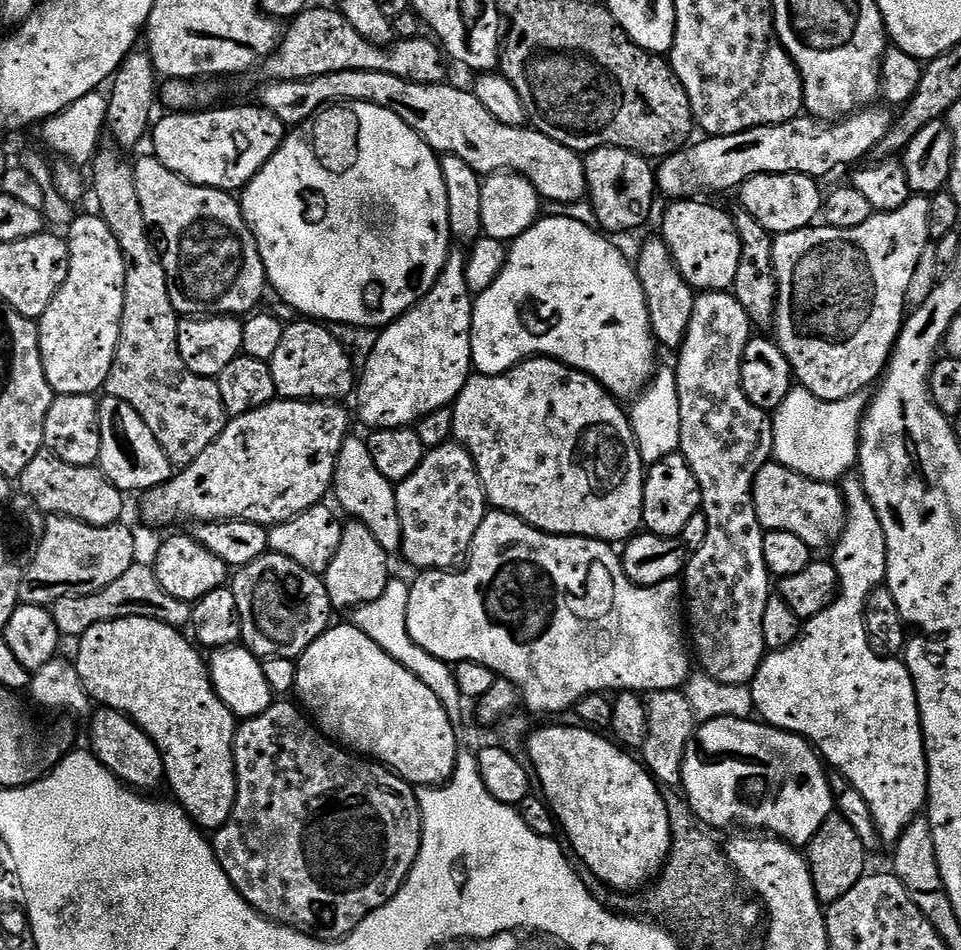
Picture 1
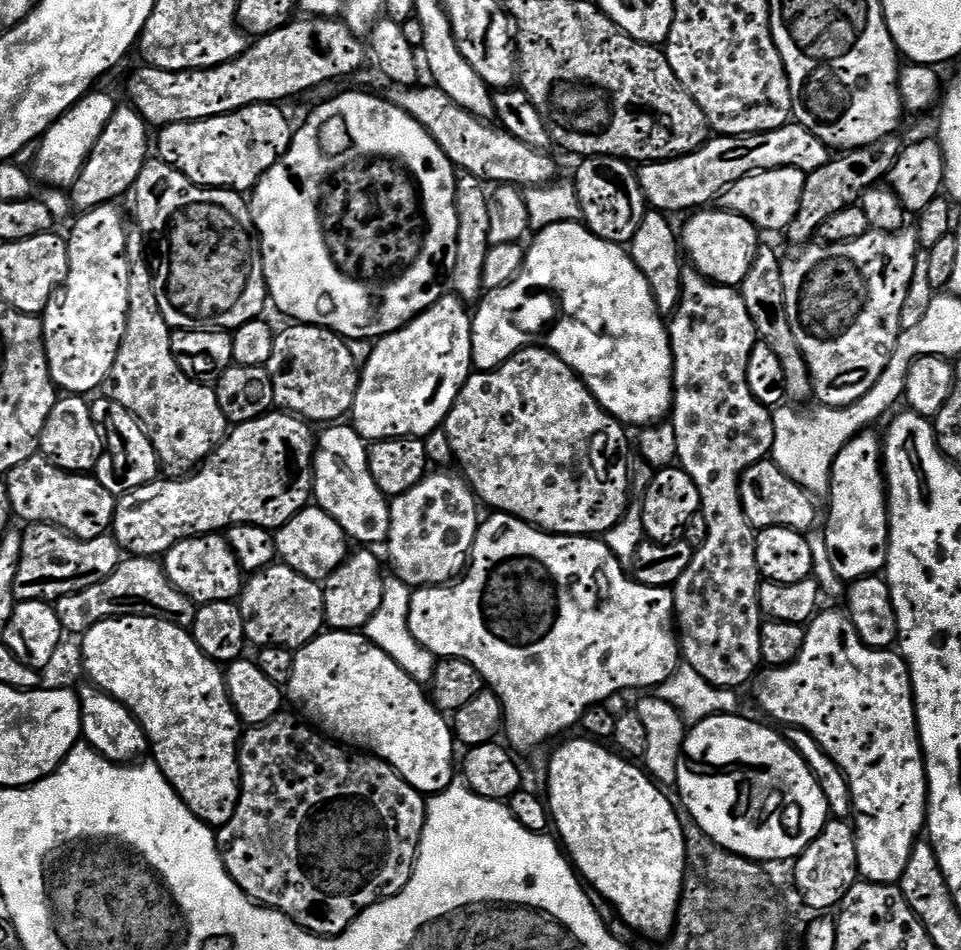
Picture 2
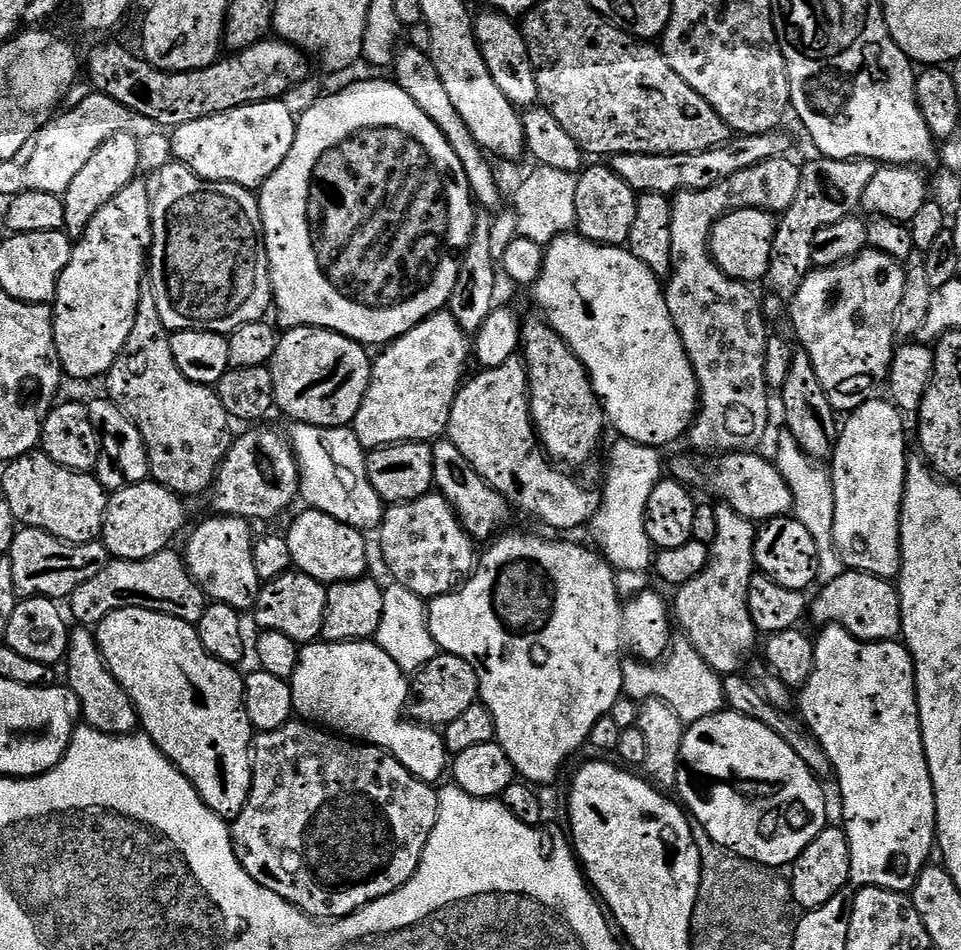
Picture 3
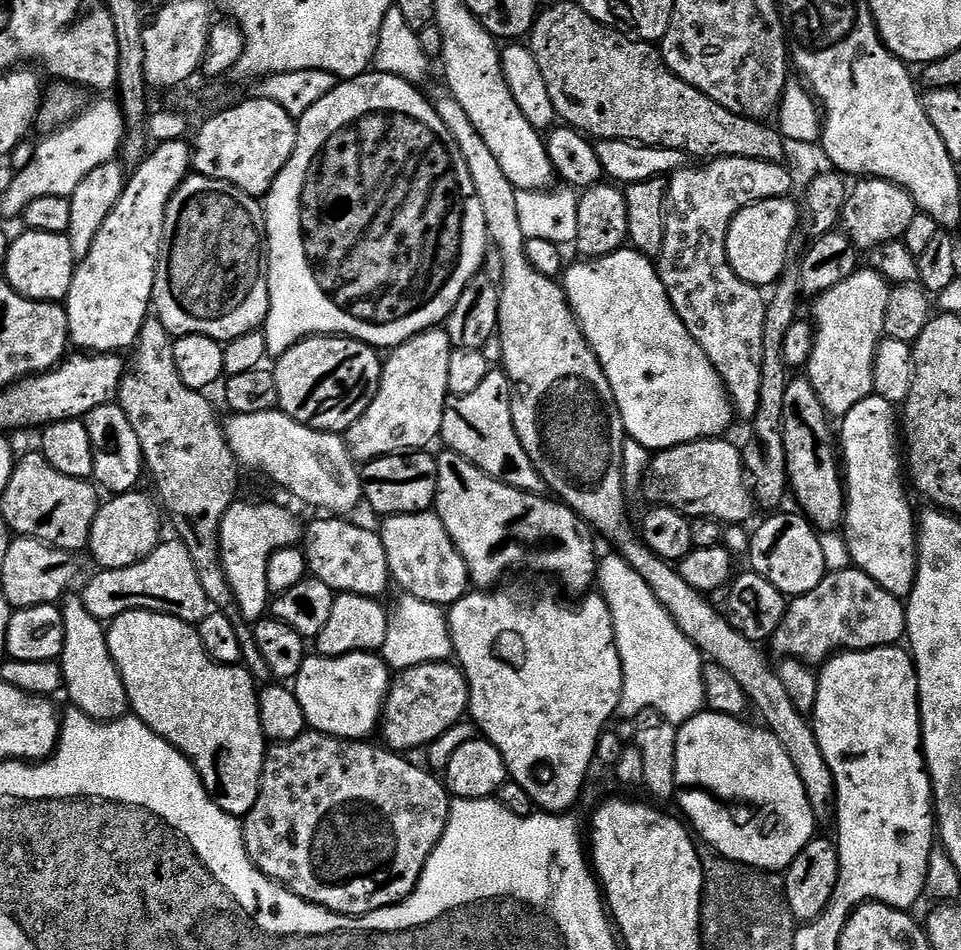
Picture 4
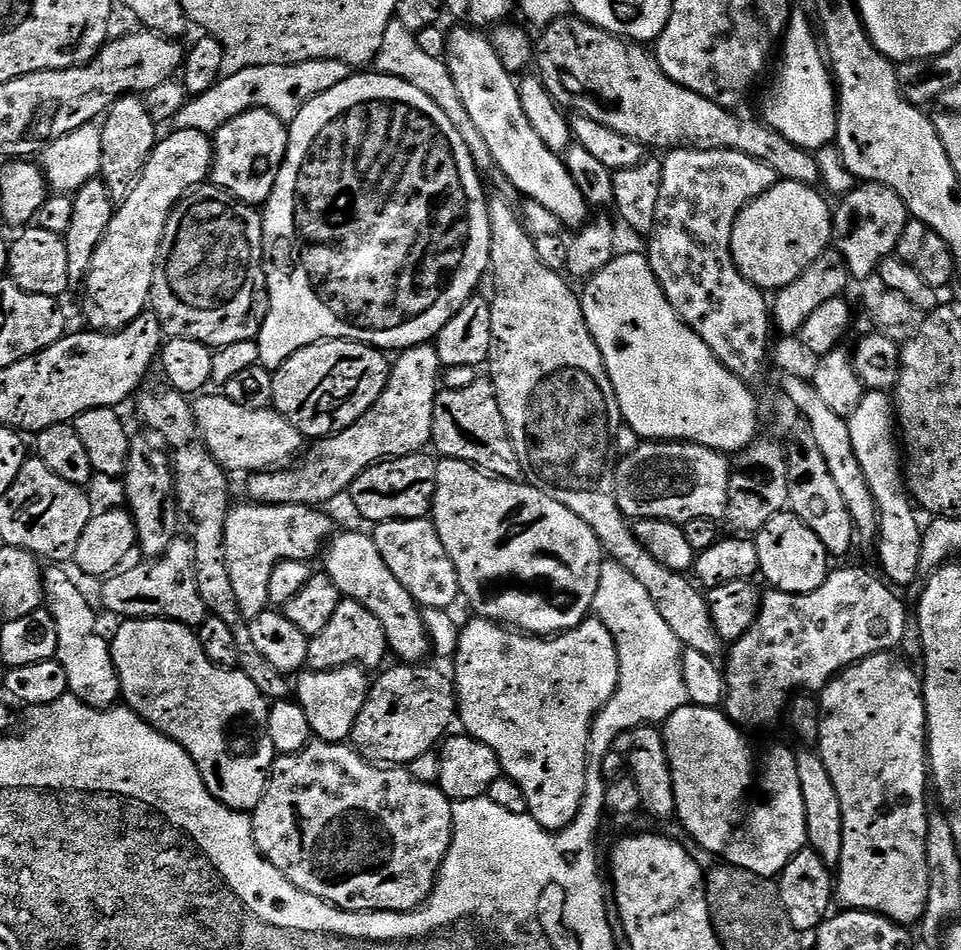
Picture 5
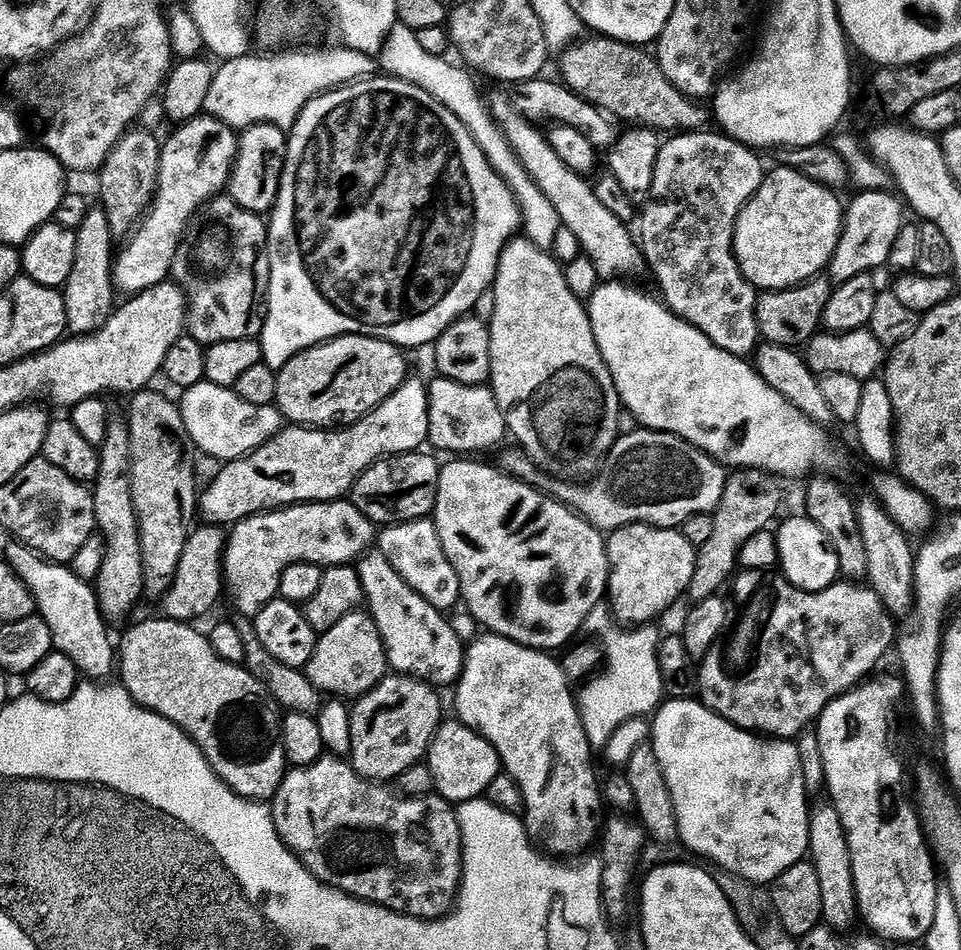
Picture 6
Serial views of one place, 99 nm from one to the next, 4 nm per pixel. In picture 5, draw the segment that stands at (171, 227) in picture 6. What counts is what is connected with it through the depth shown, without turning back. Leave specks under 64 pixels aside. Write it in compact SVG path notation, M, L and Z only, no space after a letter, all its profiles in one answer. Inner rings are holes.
M181 127L175 131L157 143L136 188L113 211L110 226L94 254L92 269L86 277L88 296L100 311L88 316L93 329L125 328L132 320L144 315L150 304L152 279L158 271L164 228L170 214L189 193L209 179L214 155L213 137L206 132Z

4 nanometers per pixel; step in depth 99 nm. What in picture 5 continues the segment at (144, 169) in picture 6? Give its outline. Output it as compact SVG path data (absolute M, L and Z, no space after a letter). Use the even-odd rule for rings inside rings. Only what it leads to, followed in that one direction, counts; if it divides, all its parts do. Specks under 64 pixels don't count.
M129 94L111 101L102 120L102 164L99 179L110 190L113 201L123 202L134 191L146 162L158 143L158 123L150 116L145 101L139 95Z

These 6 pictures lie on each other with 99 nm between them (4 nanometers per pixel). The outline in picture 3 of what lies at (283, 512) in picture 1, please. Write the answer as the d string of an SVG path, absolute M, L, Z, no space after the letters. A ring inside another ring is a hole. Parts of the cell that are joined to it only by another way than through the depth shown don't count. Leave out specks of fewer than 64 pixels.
M256 426L245 436L233 439L228 455L220 464L216 483L210 489L212 504L221 516L240 516L243 520L272 520L280 516L300 496L300 468L291 443L268 428ZM151 478L141 484L115 489L108 497L102 533L102 543L109 557L118 560L145 560L165 551L176 532L182 531L188 520L184 504L185 501L175 492L162 487Z

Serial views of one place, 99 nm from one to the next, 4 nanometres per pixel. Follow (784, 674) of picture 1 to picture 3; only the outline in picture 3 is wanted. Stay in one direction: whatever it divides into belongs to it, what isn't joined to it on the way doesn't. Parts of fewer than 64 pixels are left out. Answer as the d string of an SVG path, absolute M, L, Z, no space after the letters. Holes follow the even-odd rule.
M869 398L865 404L856 407L845 419L848 421L845 424L843 421L836 438L830 461L834 490L834 546L845 569L895 581L900 575L900 507L904 501L910 449L904 437L905 417L900 409L887 399L876 399ZM829 624L819 629L820 637L815 637L814 643L814 670L808 681L798 692L798 704L800 700L799 719L805 728L811 732L812 737L826 750L826 758L830 758L835 783L840 783L840 804L844 807L844 821L842 827L848 839L850 850L850 874L849 881L857 889L861 888L885 888L891 892L911 893L914 882L920 871L929 863L928 855L934 852L936 844L936 799L934 798L934 786L928 769L928 759L924 753L924 739L920 729L920 707L916 701L916 667L912 656L903 643L896 640L878 640L869 642L854 638L840 624Z

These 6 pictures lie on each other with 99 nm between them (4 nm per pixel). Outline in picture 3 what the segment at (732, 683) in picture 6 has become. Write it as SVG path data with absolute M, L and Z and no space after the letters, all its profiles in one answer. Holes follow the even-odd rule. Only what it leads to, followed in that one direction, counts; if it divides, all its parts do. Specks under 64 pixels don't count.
M846 570L819 590L816 600L814 596L810 604L810 620L812 616L816 626L840 624L854 638L869 642L896 640L903 633L900 594L893 581Z

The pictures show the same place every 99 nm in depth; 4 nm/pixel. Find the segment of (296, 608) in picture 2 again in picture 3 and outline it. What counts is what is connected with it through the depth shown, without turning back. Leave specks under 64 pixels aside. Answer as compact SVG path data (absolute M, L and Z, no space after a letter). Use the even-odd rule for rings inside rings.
M293 570L279 576L277 580L267 581L256 599L254 617L256 616L257 629L266 632L278 630L278 634L294 638L301 646L319 641L324 630L327 597L328 588L305 572Z

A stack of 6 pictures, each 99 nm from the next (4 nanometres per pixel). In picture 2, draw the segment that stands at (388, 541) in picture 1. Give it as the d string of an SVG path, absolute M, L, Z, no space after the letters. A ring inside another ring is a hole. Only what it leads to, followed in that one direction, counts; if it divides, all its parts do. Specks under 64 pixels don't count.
M336 422L324 433L319 433L316 441L316 455L312 462L312 495L314 497L315 507L320 508L342 530L348 535L349 541L358 543L360 546L376 546L372 544L383 545L390 534L390 500L374 482L374 474L370 474L370 462L368 461L369 445L356 433L356 431L344 422Z

